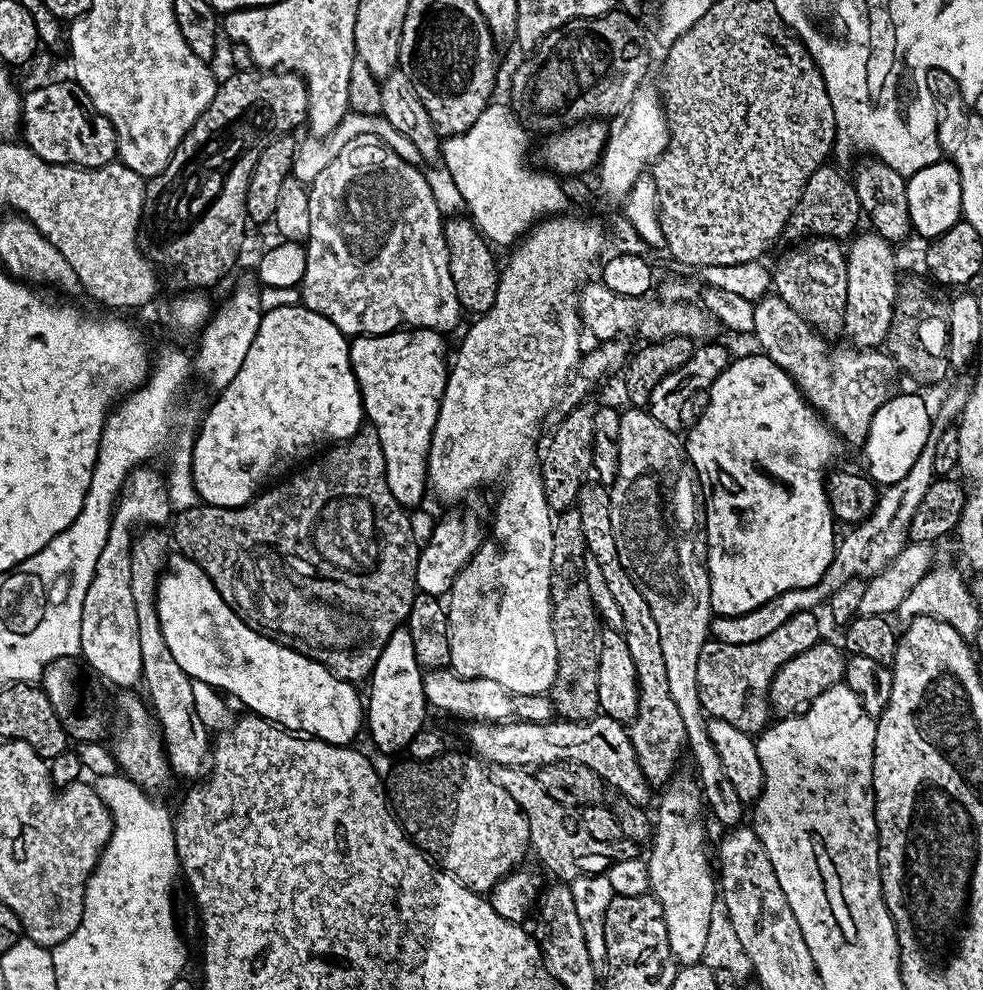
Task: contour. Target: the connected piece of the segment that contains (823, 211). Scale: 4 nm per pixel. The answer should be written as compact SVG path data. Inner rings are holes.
M825 162L820 165L818 170L814 170L814 174L810 174L810 178L790 214L783 235L792 239L792 242L803 242L809 238L844 242L861 227L859 224L860 220L862 221L862 213L855 183L849 177L847 180L838 169L831 168L830 165L831 163Z

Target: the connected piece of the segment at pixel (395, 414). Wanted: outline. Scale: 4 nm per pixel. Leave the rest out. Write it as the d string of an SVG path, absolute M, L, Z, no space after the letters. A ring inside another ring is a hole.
M413 328L387 332L381 336L358 336L348 345L348 357L360 388L365 417L370 424L372 420L371 427L378 434L382 454L386 458L386 482L390 486L390 494L394 494L397 502L405 506L418 503L424 492L426 496L428 488L428 451L448 381L449 365L446 360L444 364L444 340L441 333L429 328Z

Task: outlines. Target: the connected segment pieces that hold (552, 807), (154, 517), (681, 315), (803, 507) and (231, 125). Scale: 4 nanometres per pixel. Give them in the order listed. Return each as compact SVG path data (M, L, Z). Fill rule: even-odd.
M493 764L490 775L494 782L498 782L498 786L502 786L502 790L506 790L506 794L510 794L510 798L514 798L514 802L518 802L530 826L528 843L531 851L534 856L536 852L541 866L557 881L571 882L580 876L607 874L610 866L637 859L638 846L633 841L621 838L614 842L598 842L598 838L586 831L586 826L573 809L562 802L554 802L554 798L550 798L546 790L542 790L542 784L533 771Z
M152 466L135 468L120 488L112 514L112 525L106 538L106 546L102 546L102 554L98 554L98 566L94 566L94 578L82 602L80 656L83 663L101 681L109 680L110 683L117 684L120 690L131 689L139 685L142 680L138 614L134 614L134 598L130 595L132 542L138 530L145 526L167 525L174 512L168 497L165 477L161 473L159 476L154 469L148 467Z
M589 282L584 285L580 294L580 322L583 331L587 335L589 332L590 335L597 336L595 339L600 342L619 338L633 338L632 336L641 336L639 339L644 342L665 340L671 336L685 336L694 342L700 342L711 337L708 335L712 332L712 324L714 325L713 317L699 303L696 305L696 302L681 302L667 298L652 299L642 296L614 294L614 290L610 290L610 286L606 286L602 282L596 282L596 284Z
M763 354L755 355L740 356L737 360L735 357L726 366L726 370L722 370L722 374L718 374L718 378L706 393L708 405L705 406L704 413L697 418L696 425L689 430L688 440L686 436L686 460L687 463L688 460L692 463L692 468L696 471L697 478L700 479L700 488L704 491L702 512L704 508L704 528L708 531L706 567L710 578L712 610L716 616L746 614L786 590L814 586L820 581L822 574L826 574L838 543L838 532L836 536L837 525L834 523L831 506L828 505L825 477L822 472L820 476L819 472L819 468L825 467L824 469L827 469L829 467L827 464L831 462L832 455L836 452L836 444L838 445L837 437L832 429L828 427L824 417L805 400L796 383L777 364L770 362L768 356Z
M287 70L233 71L219 81L214 98L190 126L163 170L144 186L144 205L140 216L140 250L161 269L173 268L192 290L208 290L236 264L244 231L250 228L246 214L246 190L258 154L281 134L292 134L308 118L308 91L304 77Z

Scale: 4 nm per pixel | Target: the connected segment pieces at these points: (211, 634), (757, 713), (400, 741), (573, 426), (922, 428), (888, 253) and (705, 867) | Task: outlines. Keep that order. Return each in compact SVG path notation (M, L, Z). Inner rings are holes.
M179 554L173 555L170 560L170 567L161 572L160 584L156 588L156 613L158 614L158 622L162 622L162 634L166 637L166 646L170 646L170 654L174 654L174 658L178 661L178 666L182 666L182 670L186 670L188 677L192 680L206 682L211 688L217 689L221 693L227 694L227 692L229 692L230 695L237 696L237 698L248 707L245 709L247 709L249 713L261 716L264 720L270 720L273 724L293 734L303 734L308 738L324 740L327 744L338 744L341 746L351 745L353 743L352 739L356 736L356 731L358 731L359 728L361 731L362 696L361 693L360 696L356 693L357 685L347 680L336 679L336 675L326 666L314 662L308 656L303 656L301 652L296 652L286 644L278 644L270 637L263 636L254 631L246 621L236 615L236 611L224 601L222 594L218 594L214 582L210 582L207 574L190 558Z
M815 611L794 614L790 618L786 618L786 622L782 622L782 626L778 626L778 630L766 634L766 638L758 638L758 642L749 644L731 644L710 638L702 646L702 654L698 654L698 694L705 713L713 720L730 722L730 726L738 726L738 730L749 734L763 732L770 723L768 691L774 674L786 662L790 662L790 658L794 658L794 654L802 654L802 650L810 650L810 646L819 644L822 639L820 620L816 615Z
M396 627L378 654L366 692L366 732L380 752L401 752L407 749L410 738L425 727L424 719L430 713L424 697L424 672L418 658L414 658L414 642L410 642L407 627Z
M580 402L577 408L572 408L568 413L564 416L564 421L561 422L560 425L557 426L556 429L552 432L552 441L549 442L548 445L543 445L542 451L538 456L538 467L540 469L540 477L542 478L542 490L546 494L546 502L548 503L549 508L552 509L553 513L557 512L565 512L567 508L573 507L575 505L576 500L580 496L580 489L584 487L586 481L589 479L590 473L592 472L592 443L594 442L594 414L597 410L597 405L593 404L584 404L588 402Z
M897 394L884 403L878 414L874 414L868 427L868 436L862 445L864 460L868 463L867 477L880 486L897 484L899 480L906 478L906 474L910 474L910 466L918 462L918 454L922 454L926 442L932 436L933 423L930 408L928 412L920 396Z
M874 230L867 231L861 231L846 248L848 281L843 335L849 336L852 339L849 341L861 350L876 350L888 339L888 331L892 325L892 307L896 305L898 279L896 280L893 245Z
M681 774L673 775L672 779L668 781L666 787L663 789L664 794L660 798L660 809L654 812L655 832L652 836L650 849L652 853L646 856L646 863L648 866L648 873L650 874L650 892L656 897L656 901L662 906L662 914L666 918L666 934L670 938L670 950L674 954L677 965L685 966L688 964L699 964L703 961L703 951L705 949L706 934L709 933L710 927L710 912L718 899L718 880L714 875L714 868L708 865L708 856L704 853L704 843L707 842L708 836L704 833L704 824L700 821L700 815L705 815L706 805L703 796L700 794L699 783L691 775L680 776Z

